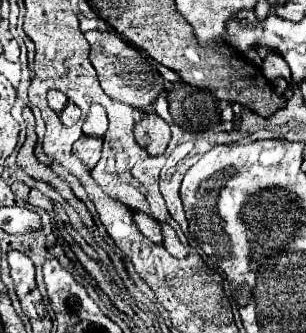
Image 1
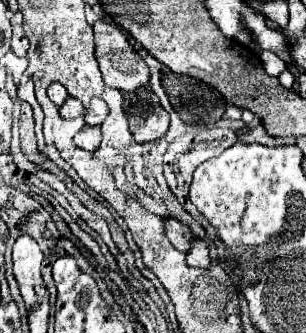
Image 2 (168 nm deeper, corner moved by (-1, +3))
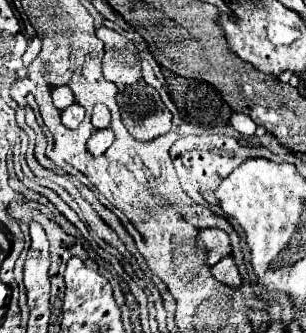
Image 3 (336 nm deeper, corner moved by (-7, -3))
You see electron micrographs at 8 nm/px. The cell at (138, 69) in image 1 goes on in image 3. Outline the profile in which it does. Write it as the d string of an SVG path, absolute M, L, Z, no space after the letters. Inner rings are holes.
M105 26L97 28L95 34L105 44L103 76L109 82L113 82L117 88L137 84L143 78L143 72L135 44Z

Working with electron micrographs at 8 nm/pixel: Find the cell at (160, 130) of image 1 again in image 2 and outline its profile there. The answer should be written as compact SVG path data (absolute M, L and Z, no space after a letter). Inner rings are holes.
M151 88L127 92L123 108L129 120L129 130L137 142L157 140L169 128L169 114L159 104L159 98Z

